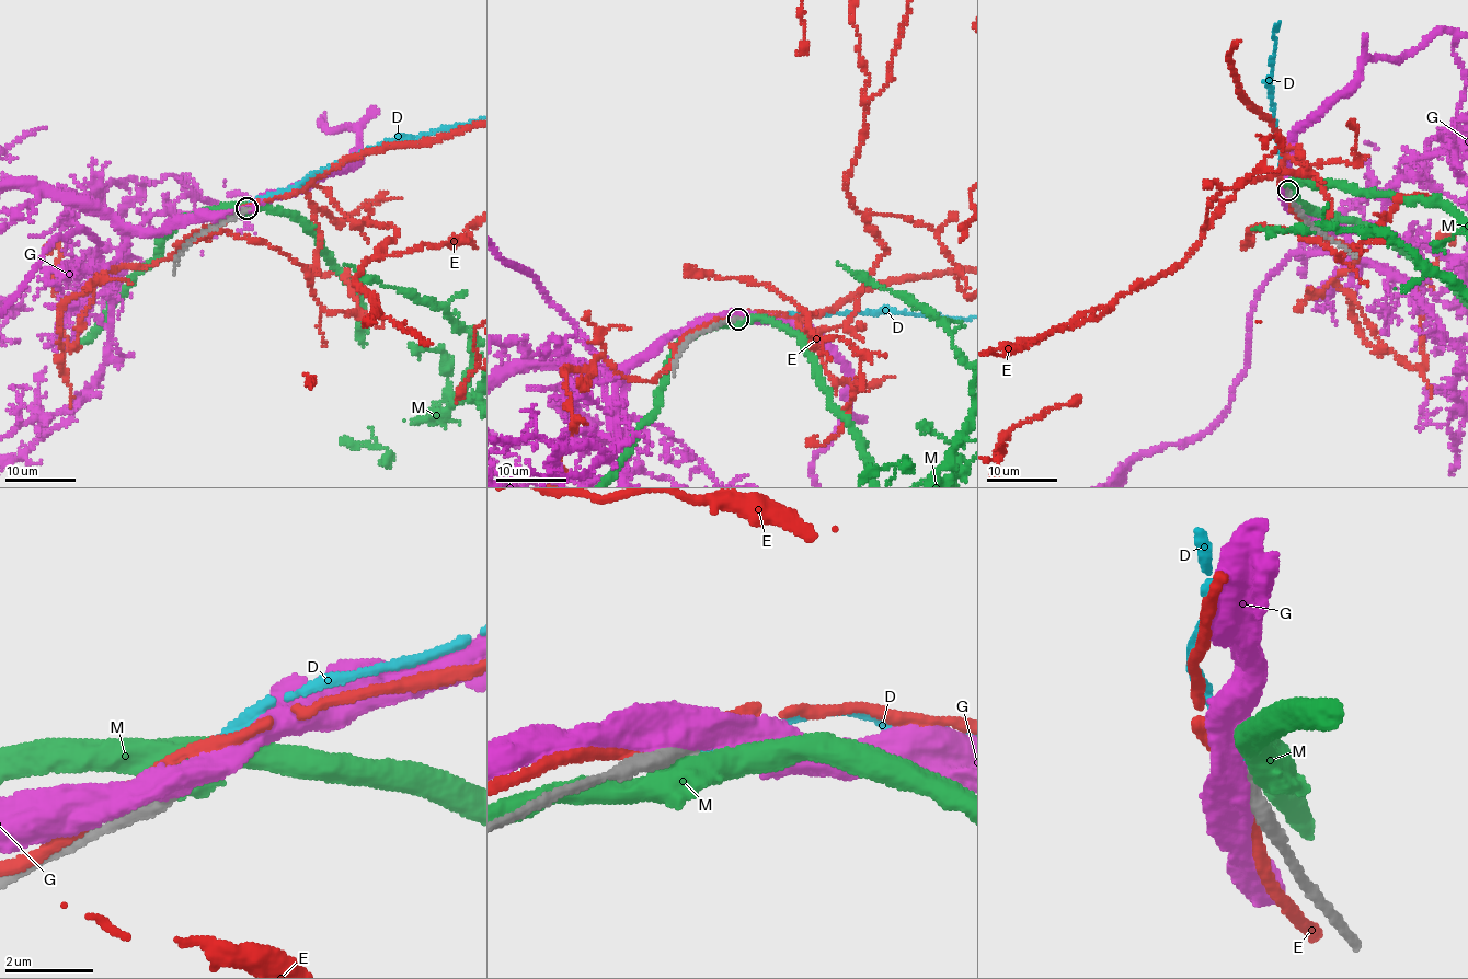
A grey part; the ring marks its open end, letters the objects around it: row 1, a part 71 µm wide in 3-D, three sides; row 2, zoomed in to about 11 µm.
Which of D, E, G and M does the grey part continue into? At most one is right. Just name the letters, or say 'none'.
D

